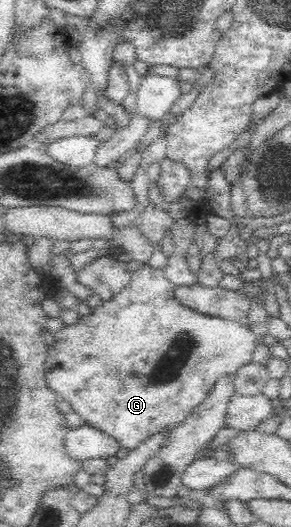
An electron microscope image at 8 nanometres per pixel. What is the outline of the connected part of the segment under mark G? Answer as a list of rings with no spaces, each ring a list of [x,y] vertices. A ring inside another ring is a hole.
[[[136,259],[127,262],[128,271],[131,271],[131,278],[126,287],[120,290],[112,299],[108,301],[93,300],[89,303],[90,313],[84,317],[79,317],[74,323],[60,326],[54,333],[54,339],[49,341],[45,359],[45,380],[47,386],[61,400],[68,401],[73,411],[78,413],[85,424],[103,431],[106,435],[116,438],[120,446],[128,451],[136,449],[141,443],[144,443],[152,435],[162,433],[162,431],[174,430],[180,423],[190,415],[196,407],[208,398],[211,391],[215,389],[216,383],[225,380],[228,375],[233,375],[240,367],[252,362],[256,343],[261,338],[254,334],[247,323],[240,320],[226,319],[224,316],[205,315],[203,312],[193,311],[190,307],[185,307],[179,303],[174,295],[174,284],[168,281],[164,275],[164,269],[154,269],[147,264],[141,264]]]

